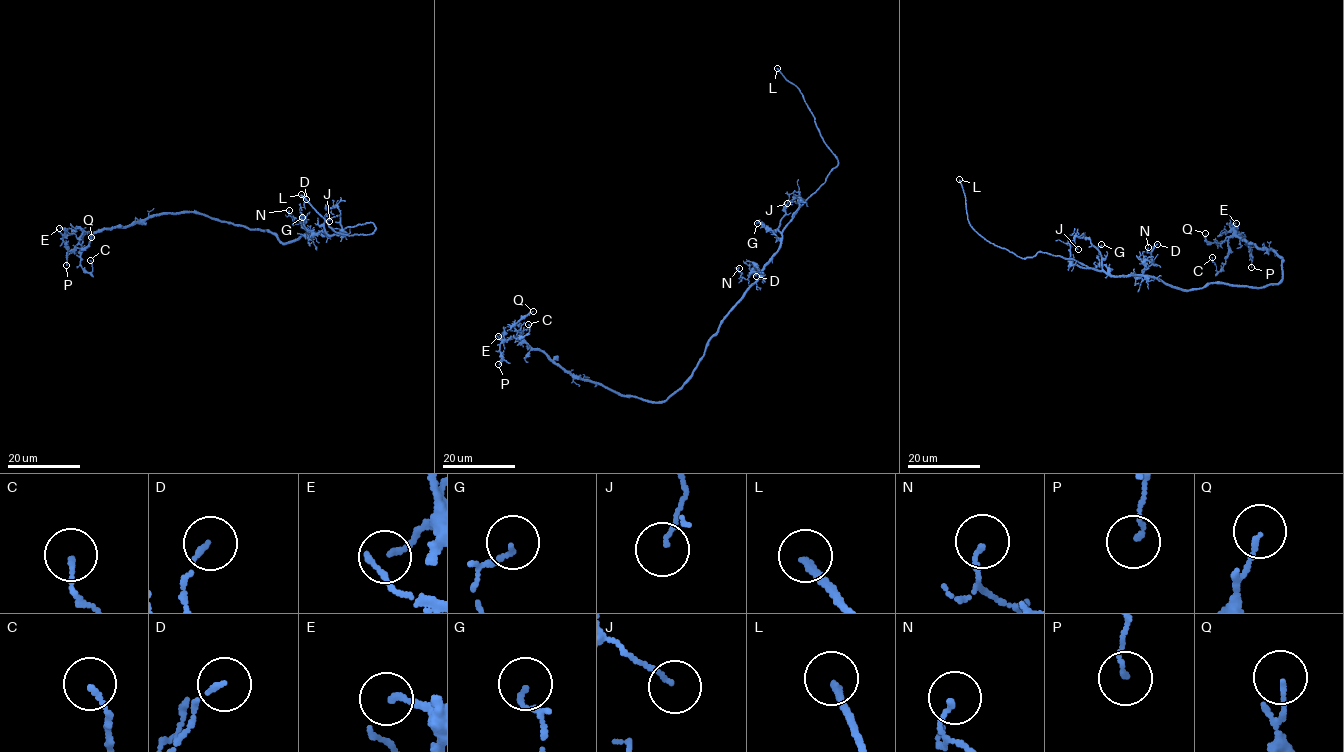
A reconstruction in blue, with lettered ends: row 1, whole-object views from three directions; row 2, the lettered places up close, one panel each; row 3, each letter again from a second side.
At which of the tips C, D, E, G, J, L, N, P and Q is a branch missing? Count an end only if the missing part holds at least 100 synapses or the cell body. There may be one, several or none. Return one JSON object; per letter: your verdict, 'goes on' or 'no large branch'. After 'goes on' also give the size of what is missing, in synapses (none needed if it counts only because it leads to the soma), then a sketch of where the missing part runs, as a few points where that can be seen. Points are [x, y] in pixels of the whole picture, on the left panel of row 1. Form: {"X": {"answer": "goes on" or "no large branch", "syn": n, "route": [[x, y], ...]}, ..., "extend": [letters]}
{"C": {"answer": "no large branch"}, "D": {"answer": "no large branch"}, "E": {"answer": "no large branch"}, "G": {"answer": "no large branch"}, "J": {"answer": "no large branch"}, "L": {"answer": "goes on", "route": [[301, 194], [281, 166], [282, 150]]}, "N": {"answer": "no large branch"}, "P": {"answer": "no large branch"}, "Q": {"answer": "no large branch"}, "extend": ["L"]}

